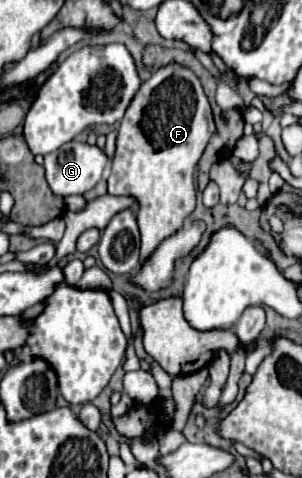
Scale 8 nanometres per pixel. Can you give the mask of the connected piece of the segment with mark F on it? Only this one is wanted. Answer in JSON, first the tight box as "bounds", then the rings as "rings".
{"bounds":[107,64,215,264],"rings":[[[169,64],[157,70],[147,82],[141,84],[139,92],[131,100],[119,124],[115,156],[111,164],[111,174],[107,178],[107,192],[113,196],[133,196],[139,204],[137,210],[137,226],[141,234],[139,264],[143,264],[165,238],[173,236],[195,210],[197,190],[193,184],[193,172],[213,132],[215,132],[215,120],[213,120],[211,104],[201,88],[199,78],[185,66]]]}

